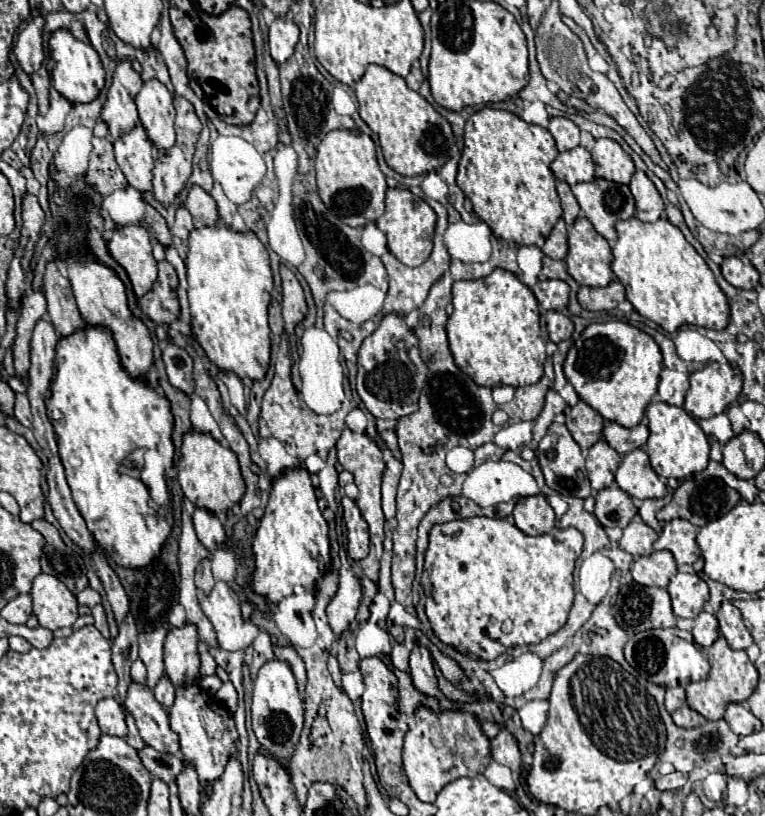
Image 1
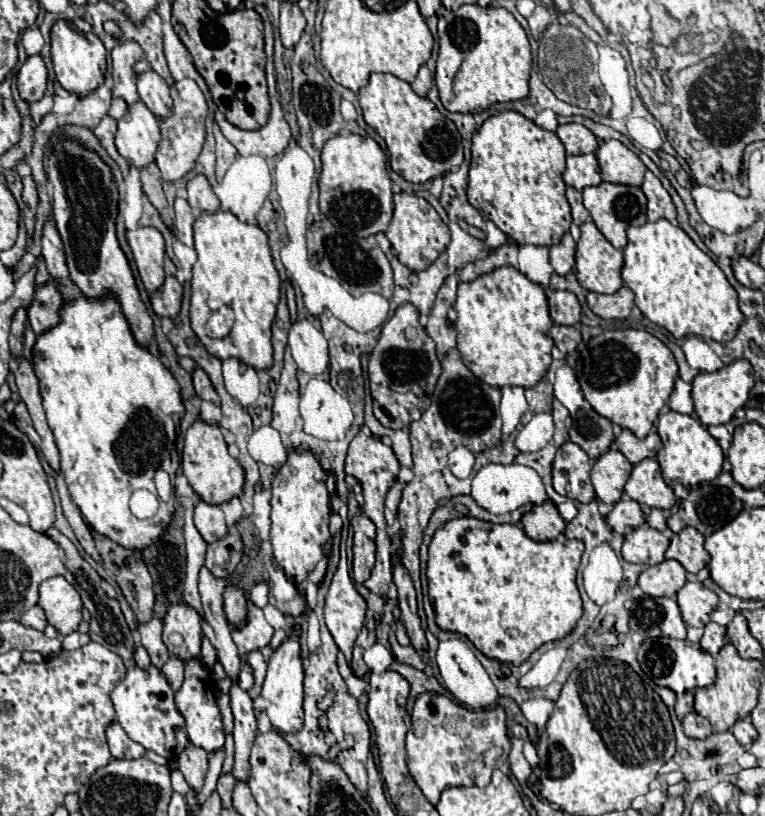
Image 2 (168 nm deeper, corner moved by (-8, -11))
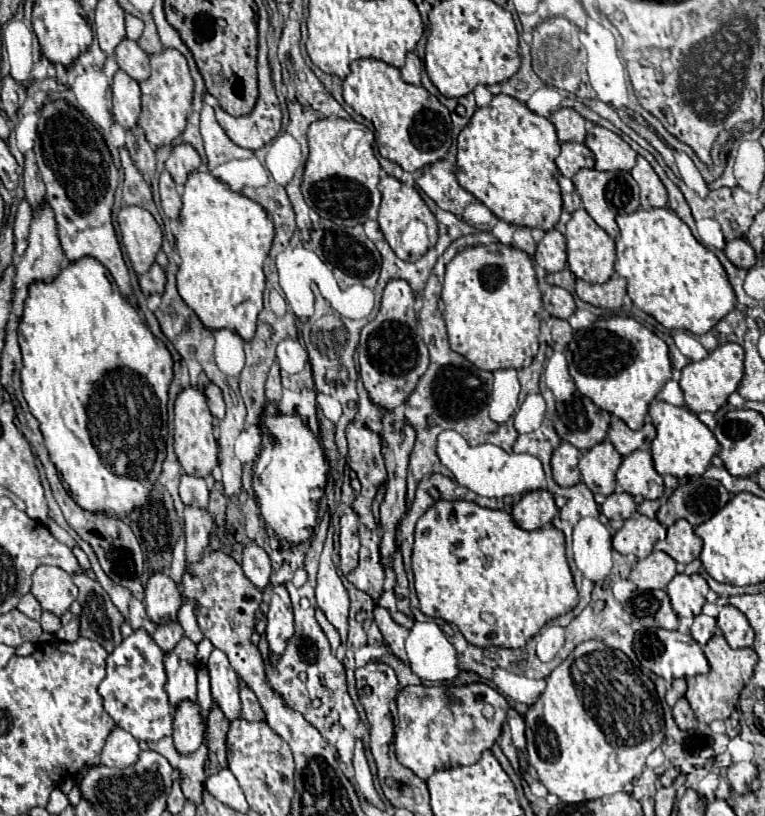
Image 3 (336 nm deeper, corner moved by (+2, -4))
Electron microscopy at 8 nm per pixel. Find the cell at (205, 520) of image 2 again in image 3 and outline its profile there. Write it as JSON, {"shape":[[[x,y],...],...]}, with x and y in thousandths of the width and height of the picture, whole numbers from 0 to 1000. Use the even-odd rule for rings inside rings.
{"shape":[[[238,582],[238,587],[235,587],[235,612],[238,612],[241,619],[256,621],[256,624],[269,624],[272,609],[275,609],[275,602],[272,602],[267,587]]]}

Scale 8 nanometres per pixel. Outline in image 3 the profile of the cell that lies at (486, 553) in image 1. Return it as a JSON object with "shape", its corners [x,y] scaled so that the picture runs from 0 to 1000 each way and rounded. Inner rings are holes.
{"shape":[[[570,614],[567,621],[546,636],[541,656],[539,697],[549,749],[559,756],[596,766],[609,786],[622,793],[685,793],[688,786],[716,761],[742,751],[756,739],[756,724],[740,688],[737,653],[722,643],[701,651],[685,651],[661,626],[633,624],[612,614]],[[630,749],[646,754],[648,766],[633,763],[627,759]]]}

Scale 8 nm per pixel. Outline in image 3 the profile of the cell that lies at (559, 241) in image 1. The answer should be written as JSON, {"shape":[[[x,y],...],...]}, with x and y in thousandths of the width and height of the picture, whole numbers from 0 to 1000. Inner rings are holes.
{"shape":[[[729,281],[714,283],[708,295],[703,298],[698,320],[716,335],[735,332],[740,327],[740,293]]]}

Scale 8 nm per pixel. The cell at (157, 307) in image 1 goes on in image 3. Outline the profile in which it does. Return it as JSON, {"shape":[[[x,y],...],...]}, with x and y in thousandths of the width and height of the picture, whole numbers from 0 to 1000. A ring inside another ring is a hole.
{"shape":[[[201,322],[193,335],[188,335],[188,337],[180,339],[180,347],[183,347],[183,354],[186,354],[186,359],[191,364],[196,364],[201,359],[212,362],[214,359],[214,349],[217,349],[217,339],[214,339],[212,327]]]}

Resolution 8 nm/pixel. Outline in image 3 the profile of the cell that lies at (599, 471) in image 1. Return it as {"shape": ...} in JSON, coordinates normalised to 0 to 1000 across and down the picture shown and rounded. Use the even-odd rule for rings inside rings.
{"shape":[[[790,538],[787,543],[782,543],[761,558],[758,580],[774,604],[797,607],[805,599],[805,577],[810,567],[810,555],[795,538]]]}

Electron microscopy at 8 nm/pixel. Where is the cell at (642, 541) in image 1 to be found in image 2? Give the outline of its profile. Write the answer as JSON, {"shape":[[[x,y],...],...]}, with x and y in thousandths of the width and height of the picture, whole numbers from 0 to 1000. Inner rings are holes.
{"shape":[[[837,645],[826,652],[826,659],[824,662],[816,662],[816,669],[813,669],[813,681],[818,689],[826,689],[826,691],[863,691],[868,686],[868,676],[873,672],[876,662],[850,647],[850,645]]]}

